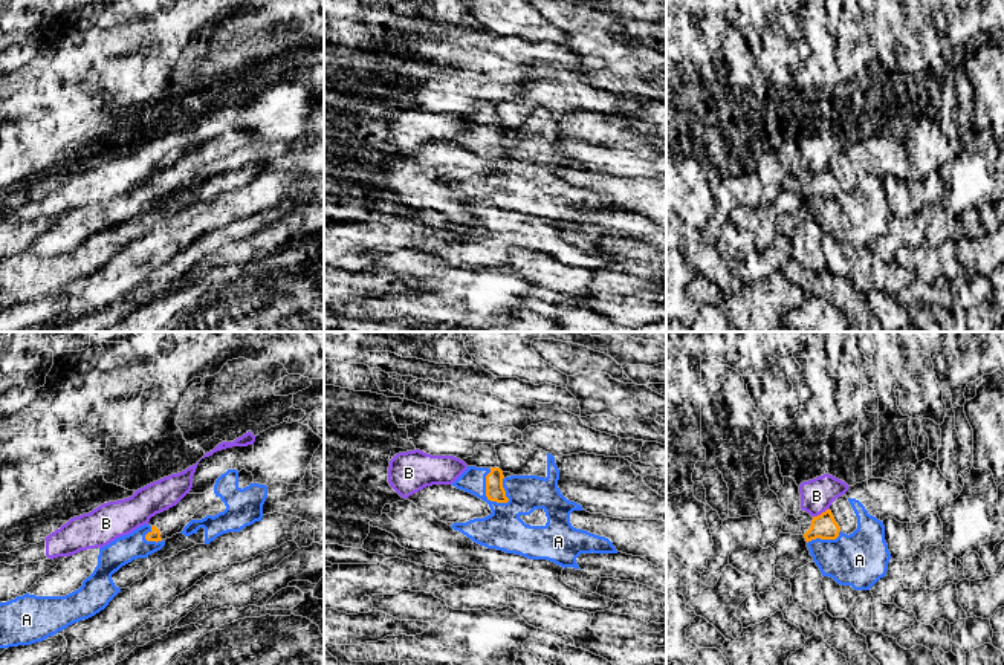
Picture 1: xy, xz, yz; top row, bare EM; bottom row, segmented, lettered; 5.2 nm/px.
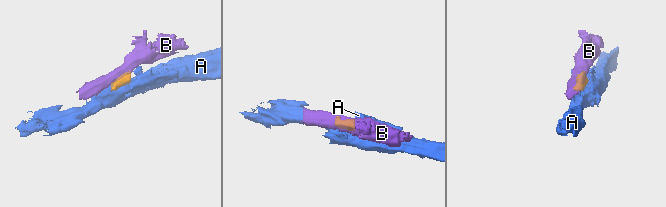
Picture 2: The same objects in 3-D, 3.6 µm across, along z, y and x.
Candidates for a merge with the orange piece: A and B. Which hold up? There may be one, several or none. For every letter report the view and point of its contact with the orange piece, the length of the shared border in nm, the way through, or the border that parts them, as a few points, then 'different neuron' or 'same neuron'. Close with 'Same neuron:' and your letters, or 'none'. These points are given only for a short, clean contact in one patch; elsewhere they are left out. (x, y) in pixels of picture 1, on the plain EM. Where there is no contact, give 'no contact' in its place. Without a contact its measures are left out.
A: contact xz (486, 150); length 200 nm; border xz (489, 127), (486, 133), (486, 153), (491, 158), (506, 161); different neuron
B: contact yz (822, 170); length 100 nm; border yz (829, 165), (813, 175); different neuron
Same neuron: none

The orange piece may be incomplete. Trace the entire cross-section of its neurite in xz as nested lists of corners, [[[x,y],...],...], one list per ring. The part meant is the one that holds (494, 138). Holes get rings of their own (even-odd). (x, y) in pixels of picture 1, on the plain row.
[[[478,101],[472,115],[463,116],[468,124],[489,125],[486,133],[486,154],[491,159],[507,161],[506,148],[503,145],[503,128],[497,115],[495,102]]]

